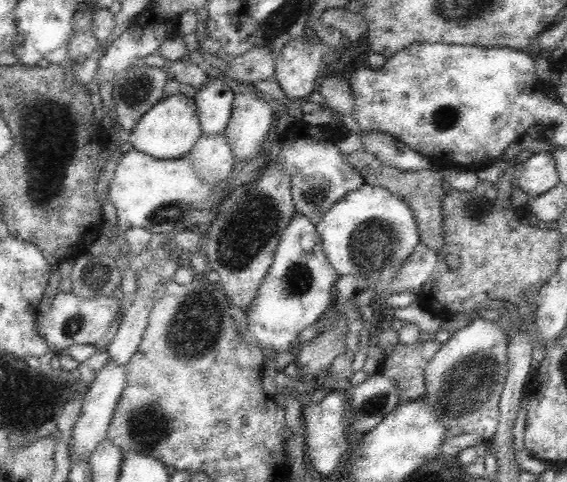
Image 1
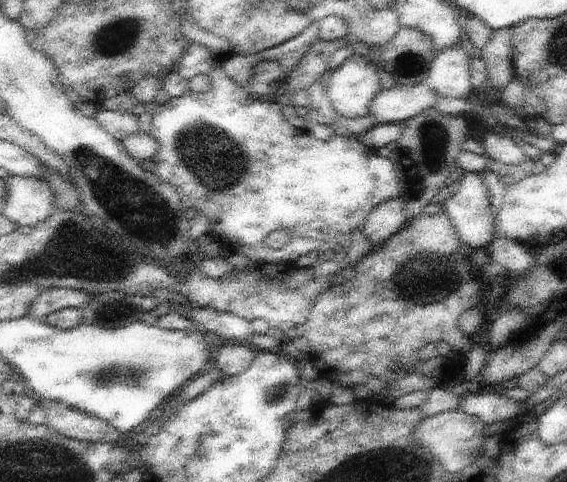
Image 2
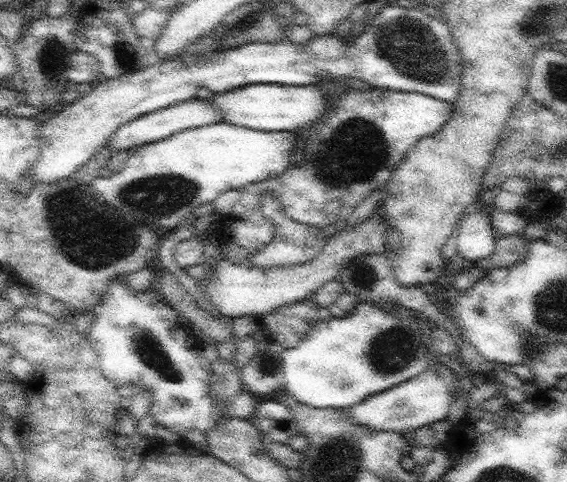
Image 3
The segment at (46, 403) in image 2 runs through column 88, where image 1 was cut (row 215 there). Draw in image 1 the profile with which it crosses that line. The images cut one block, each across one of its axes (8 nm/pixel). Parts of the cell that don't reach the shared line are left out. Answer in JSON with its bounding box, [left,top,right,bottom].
[346,148,445,253]

